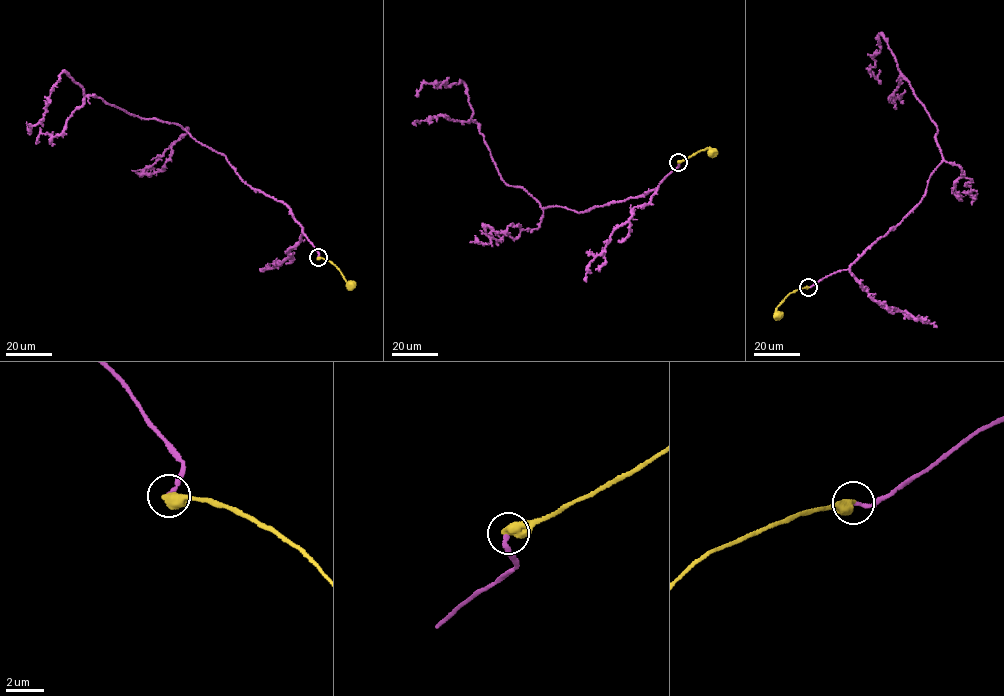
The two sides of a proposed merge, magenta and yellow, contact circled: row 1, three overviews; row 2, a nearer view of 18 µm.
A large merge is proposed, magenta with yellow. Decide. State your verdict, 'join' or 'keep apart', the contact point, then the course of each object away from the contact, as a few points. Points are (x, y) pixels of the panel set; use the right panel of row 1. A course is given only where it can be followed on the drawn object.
join; at (808, 287); magenta runs (808, 287), (847, 270), (900, 223), (943, 159), (938, 130), (881, 34), (869, 69), (876, 79), (879, 70); yellow runs (808, 287), (785, 298), (776, 309), (778, 315)

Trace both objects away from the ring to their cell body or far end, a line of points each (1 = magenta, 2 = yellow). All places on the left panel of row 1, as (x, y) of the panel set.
1: (317, 257), (286, 204), (225, 156), (179, 125), (85, 95), (63, 71), (43, 118), (26, 123)
2: (317, 257), (334, 264), (351, 284)

